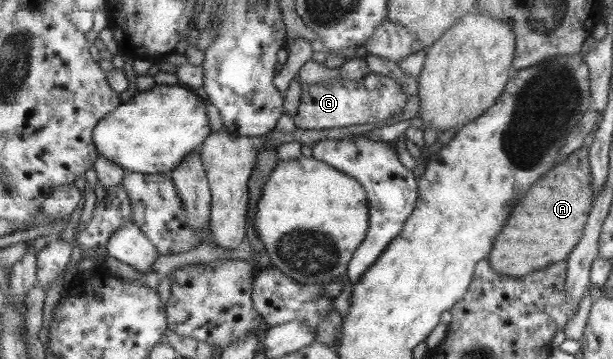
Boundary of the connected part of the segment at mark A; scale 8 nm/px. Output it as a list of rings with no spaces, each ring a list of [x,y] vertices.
[[[586,147],[566,155],[546,171],[546,176],[530,188],[526,198],[516,204],[514,220],[506,224],[506,232],[494,240],[494,252],[488,264],[498,273],[511,277],[526,277],[532,271],[565,261],[581,236],[592,210],[594,192],[591,189],[591,168]]]

